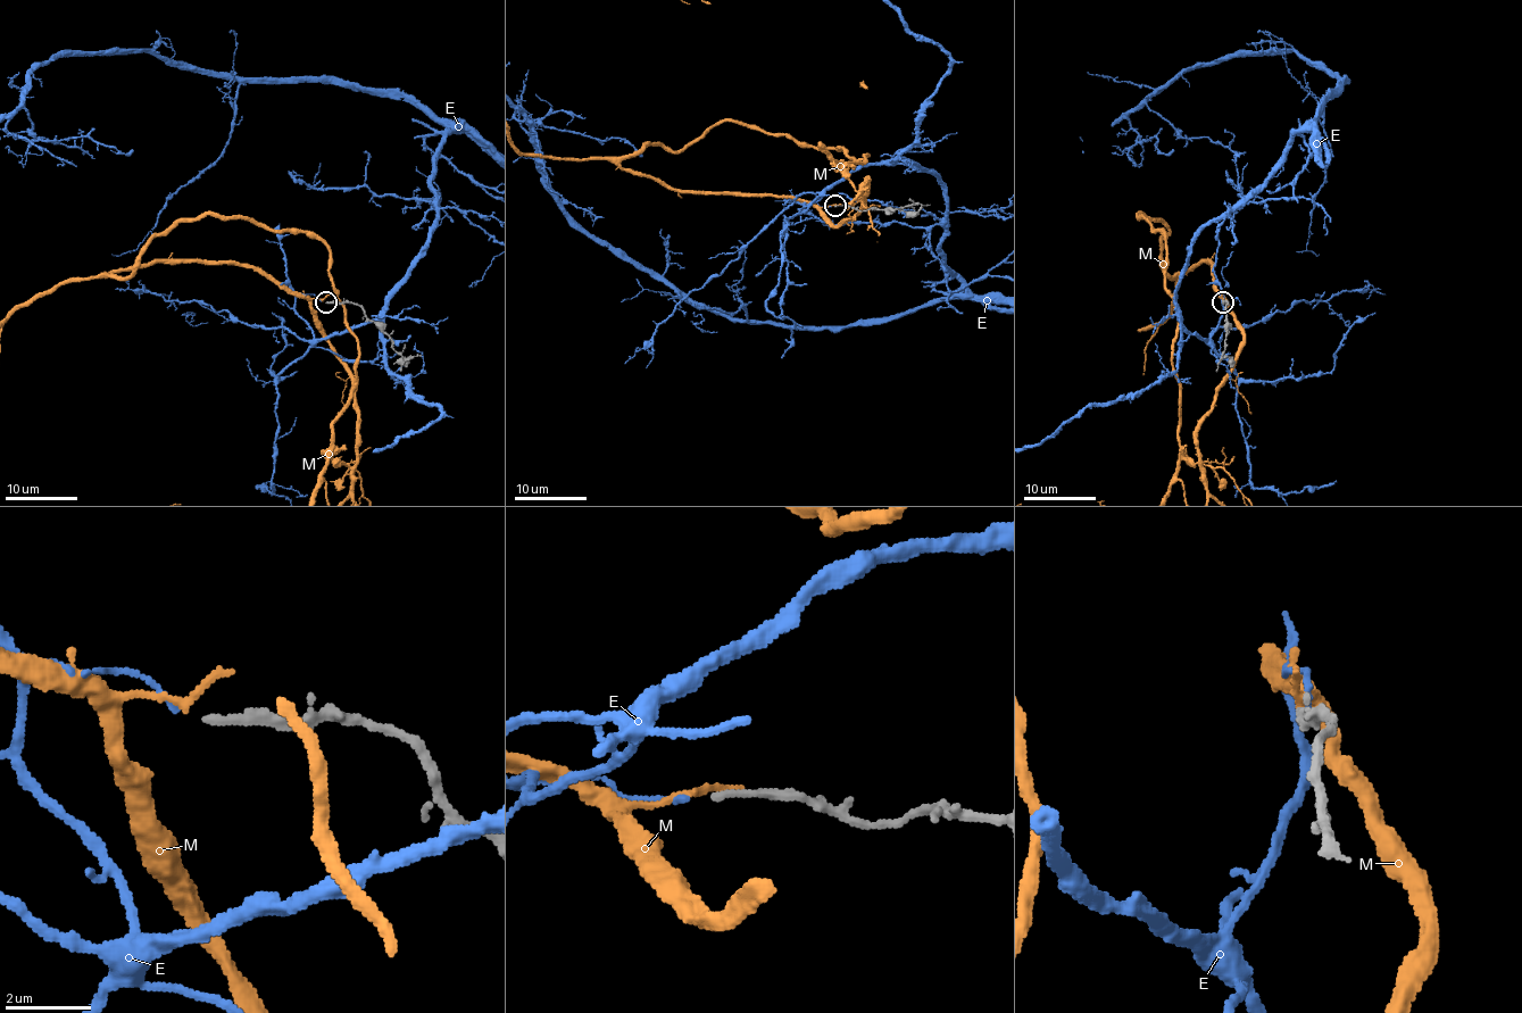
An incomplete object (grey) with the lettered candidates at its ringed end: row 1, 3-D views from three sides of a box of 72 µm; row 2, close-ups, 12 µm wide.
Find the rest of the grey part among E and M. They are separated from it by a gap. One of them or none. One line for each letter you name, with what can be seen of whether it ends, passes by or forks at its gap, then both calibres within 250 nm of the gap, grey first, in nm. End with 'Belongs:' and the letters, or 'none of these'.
Belongs: none of these

